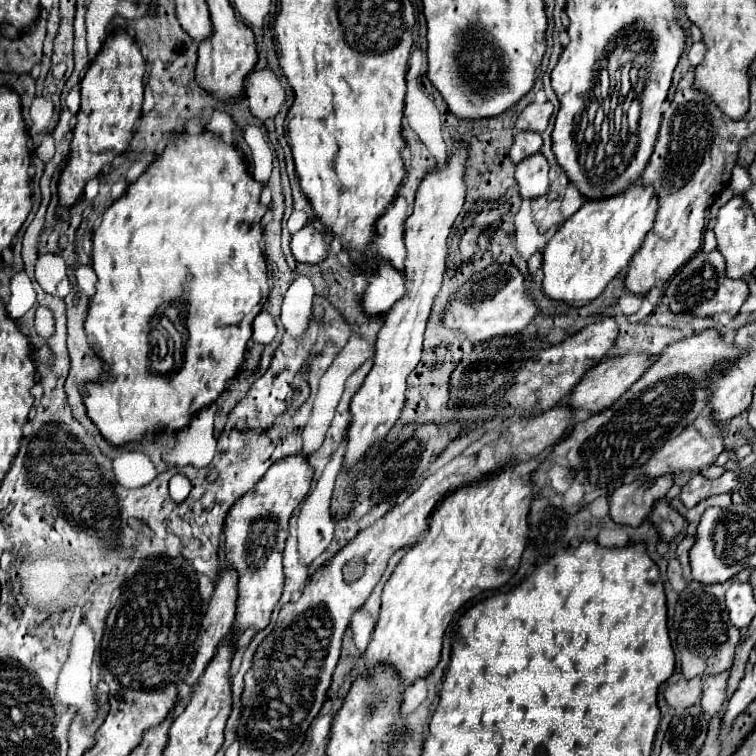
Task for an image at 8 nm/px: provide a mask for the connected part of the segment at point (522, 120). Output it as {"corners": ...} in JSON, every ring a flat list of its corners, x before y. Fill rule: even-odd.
{"corners":[[549,101,547,103,531,103,517,117,515,127,519,131,537,131,537,133,543,133,547,129,551,113,553,113,553,105]]}

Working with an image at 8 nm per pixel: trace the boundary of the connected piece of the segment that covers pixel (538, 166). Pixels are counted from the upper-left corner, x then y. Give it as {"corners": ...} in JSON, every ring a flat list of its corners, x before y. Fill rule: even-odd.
{"corners":[[541,153,523,159,515,169,515,179,517,179,517,185,519,185,521,199,543,197,549,189,547,159]]}

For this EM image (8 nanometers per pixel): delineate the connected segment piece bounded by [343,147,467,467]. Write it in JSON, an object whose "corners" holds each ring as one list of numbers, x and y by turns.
{"corners":[[463,147,455,149,453,157,447,161,447,167,429,173,419,185,413,213,405,221,405,295,385,315,381,331,377,333,373,367,367,379,363,381,363,387,351,399,353,419,349,427,347,453,343,459,345,467,355,467,363,459,367,449,371,449,375,443,385,441,387,431,401,415,405,401,405,381,421,359,423,331,431,313,433,299,441,289,447,259,447,237,465,201,465,161,467,151]]}

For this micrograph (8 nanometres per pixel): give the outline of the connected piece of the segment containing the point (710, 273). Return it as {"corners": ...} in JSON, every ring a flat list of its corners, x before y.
{"corners":[[699,251,691,261,687,261,671,279,665,289,665,297,669,299,671,313,689,313,697,317,713,317,717,313,727,313,729,317,735,317,749,297,747,281,739,279,733,281,725,275,725,259,719,255,719,251,711,251,709,255]]}

